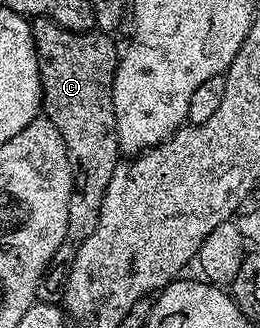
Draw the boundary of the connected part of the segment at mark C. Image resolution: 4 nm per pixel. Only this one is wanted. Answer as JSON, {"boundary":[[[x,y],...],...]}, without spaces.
{"boundary":[[[34,18],[30,25],[39,59],[39,81],[43,84],[41,108],[63,135],[62,144],[67,148],[75,174],[67,237],[65,242],[61,242],[53,261],[54,267],[45,280],[46,287],[59,290],[67,283],[68,265],[75,259],[75,251],[97,226],[109,178],[113,178],[113,170],[121,162],[113,110],[113,82],[121,52],[115,49],[112,37],[100,30],[70,32],[45,18]]]}

